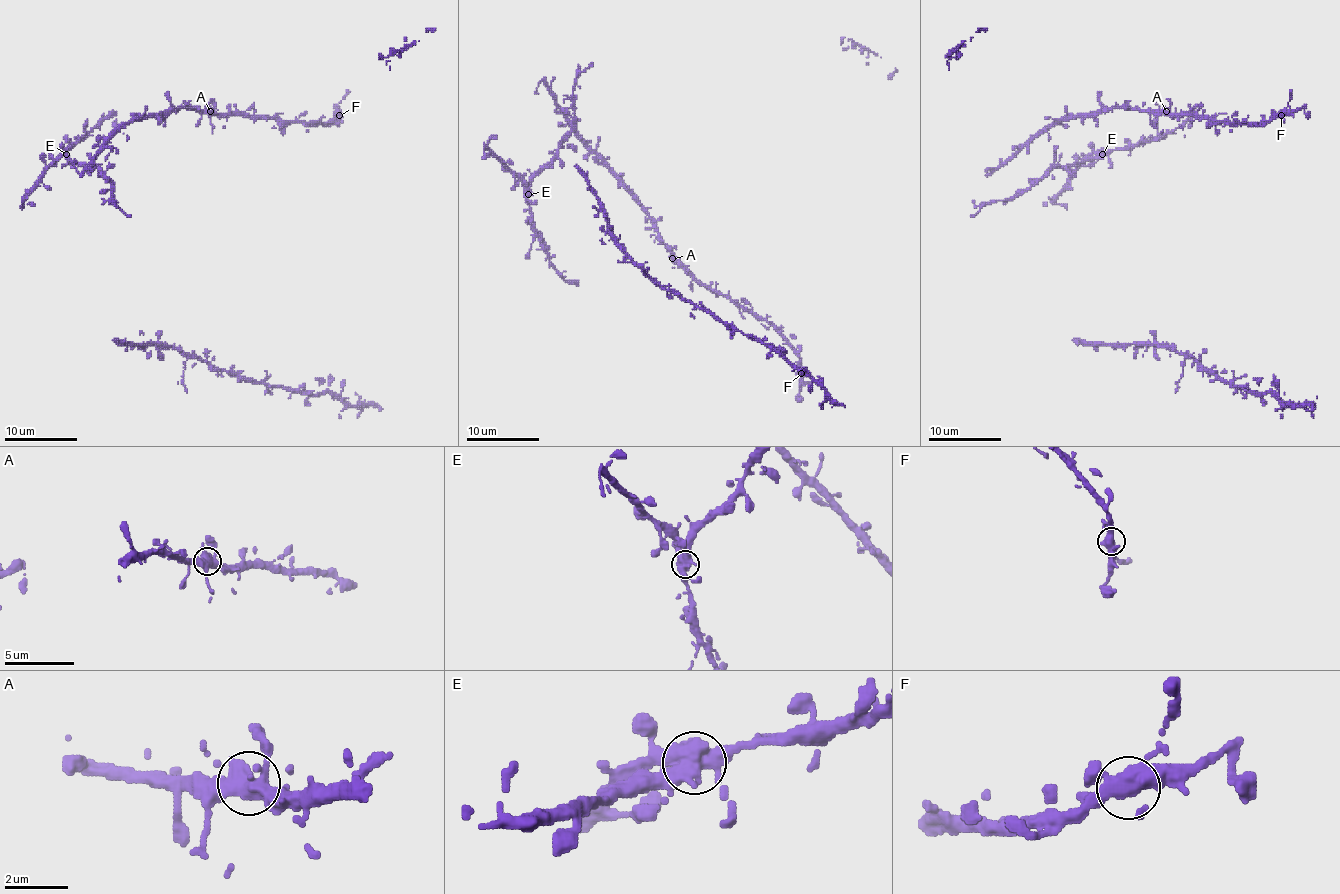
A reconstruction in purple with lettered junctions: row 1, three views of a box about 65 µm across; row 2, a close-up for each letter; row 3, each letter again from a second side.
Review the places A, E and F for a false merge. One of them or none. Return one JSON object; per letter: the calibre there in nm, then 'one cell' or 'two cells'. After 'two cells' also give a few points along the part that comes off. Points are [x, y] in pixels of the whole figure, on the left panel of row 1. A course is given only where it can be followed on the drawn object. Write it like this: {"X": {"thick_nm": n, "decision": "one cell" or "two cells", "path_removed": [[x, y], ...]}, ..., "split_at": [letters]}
{"A": {"thick_nm": 400, "decision": "one cell"}, "E": {"thick_nm": 500, "decision": "two cells", "path_removed": [[65, 153], [67, 157], [94, 166], [109, 180], [112, 191], [111, 200], [131, 217]]}, "F": {"thick_nm": 400, "decision": "one cell"}, "split_at": ["E"]}

